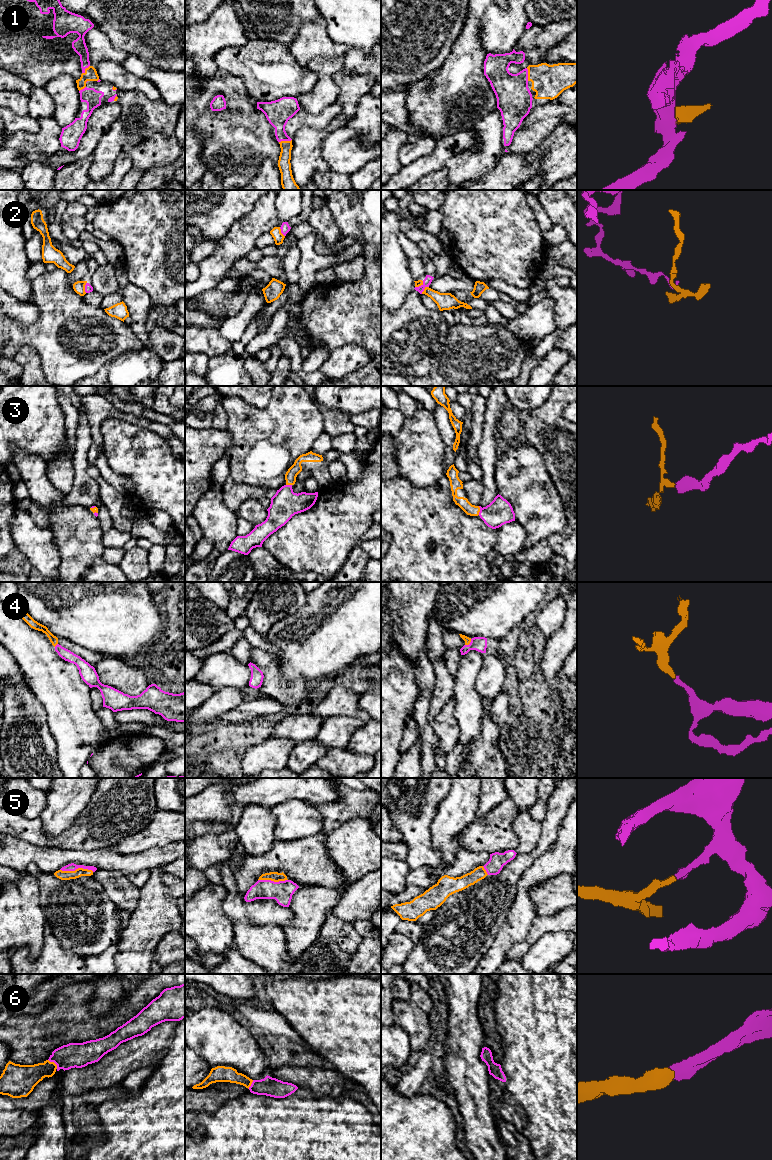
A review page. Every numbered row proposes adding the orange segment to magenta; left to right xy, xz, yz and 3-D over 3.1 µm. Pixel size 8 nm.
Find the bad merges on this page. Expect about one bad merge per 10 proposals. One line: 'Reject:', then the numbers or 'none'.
Reject: 2

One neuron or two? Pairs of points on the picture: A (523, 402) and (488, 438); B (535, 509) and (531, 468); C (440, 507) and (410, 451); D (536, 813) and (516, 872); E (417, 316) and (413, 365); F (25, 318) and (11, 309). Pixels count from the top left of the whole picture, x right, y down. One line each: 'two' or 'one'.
A: two
B: one
C: two
D: two
E: one
F: one

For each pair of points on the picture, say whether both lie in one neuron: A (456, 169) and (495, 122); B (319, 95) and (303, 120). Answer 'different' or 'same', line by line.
A: same
B: different

